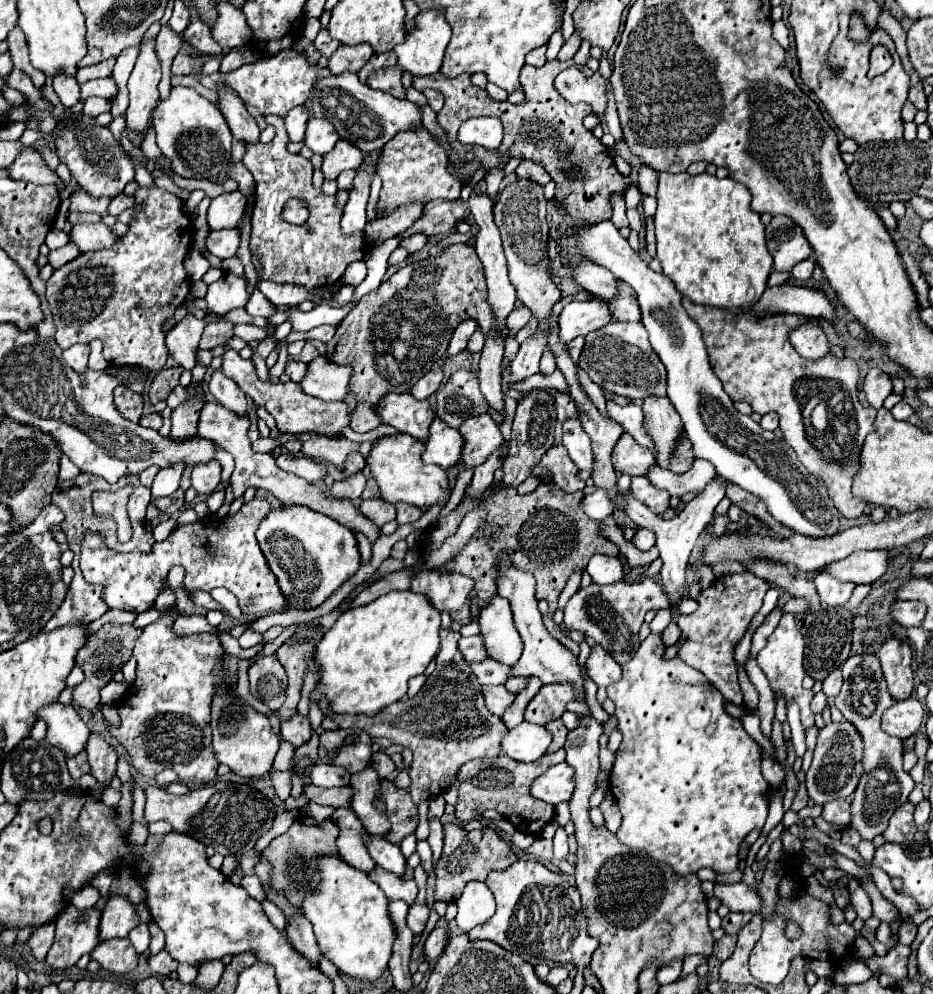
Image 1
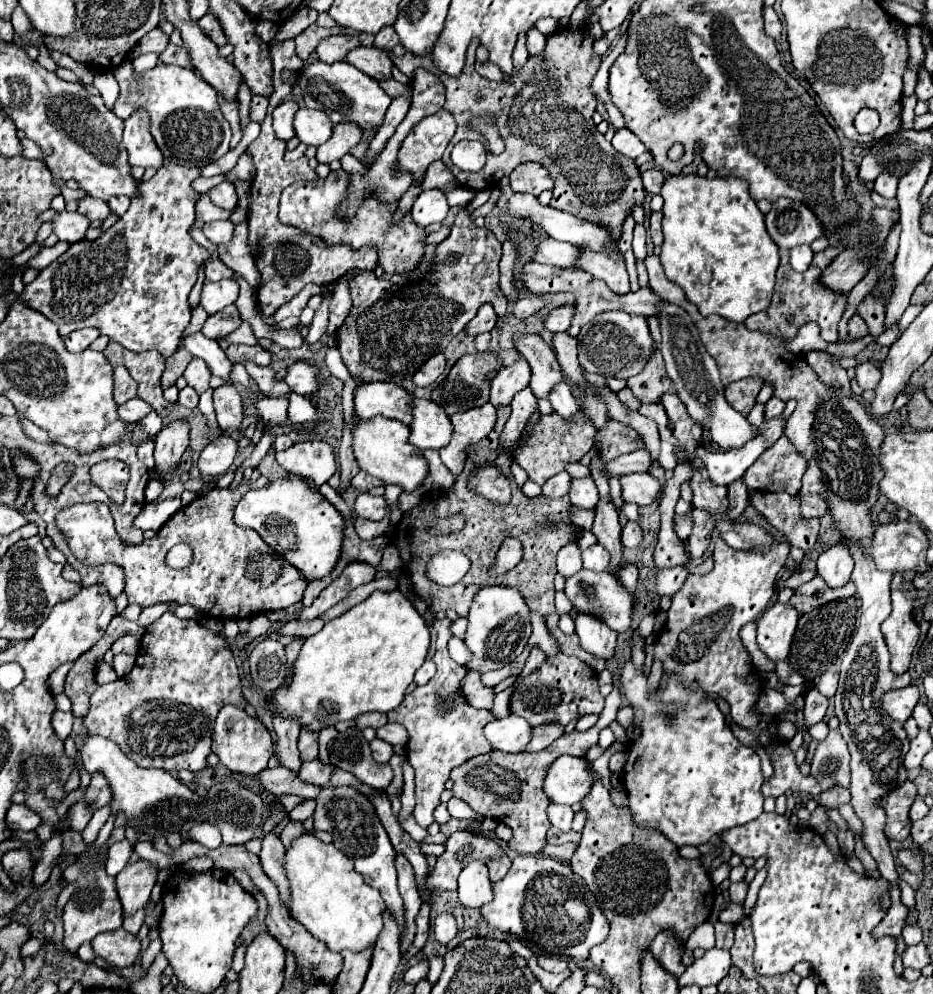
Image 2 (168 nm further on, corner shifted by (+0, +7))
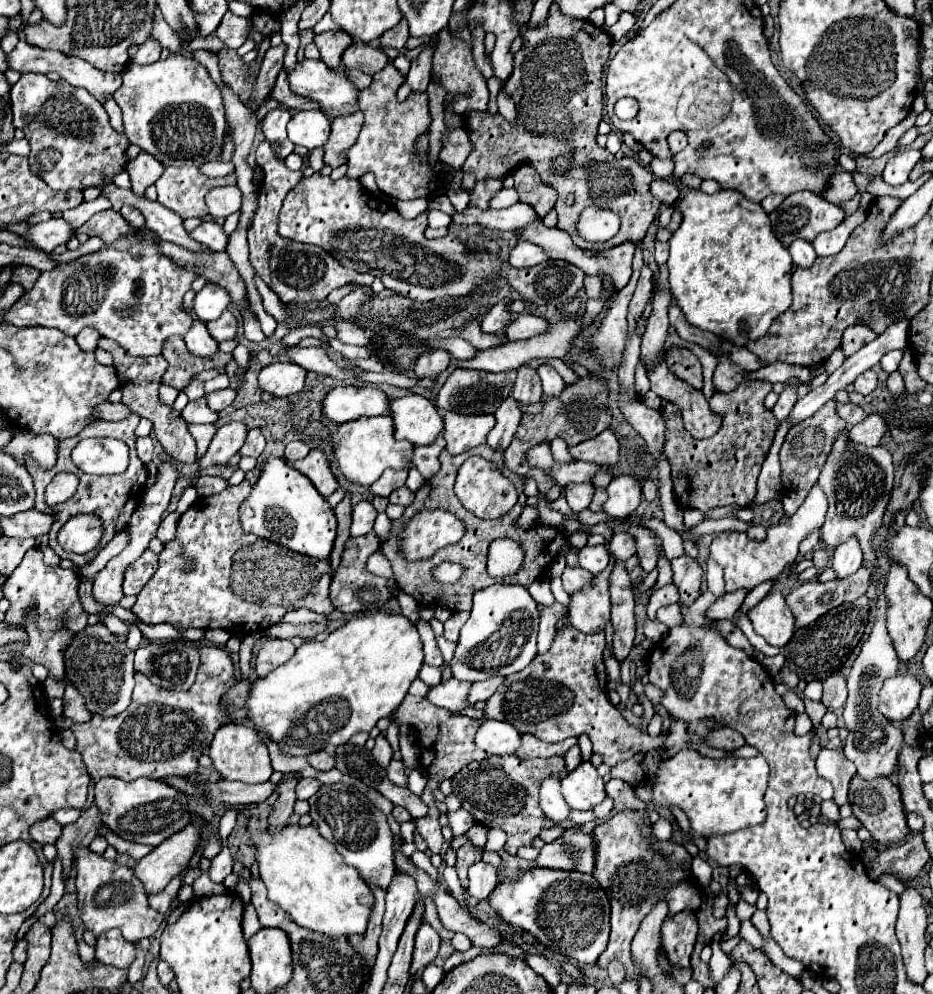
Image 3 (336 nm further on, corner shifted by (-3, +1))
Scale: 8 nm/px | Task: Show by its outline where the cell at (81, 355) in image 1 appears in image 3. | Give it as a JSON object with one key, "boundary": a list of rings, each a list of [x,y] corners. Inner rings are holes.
{"boundary":[[[82,329],[82,331],[76,335],[76,343],[78,343],[80,349],[84,349],[84,351],[96,351],[98,339],[100,339],[100,333],[98,333],[96,329]]]}

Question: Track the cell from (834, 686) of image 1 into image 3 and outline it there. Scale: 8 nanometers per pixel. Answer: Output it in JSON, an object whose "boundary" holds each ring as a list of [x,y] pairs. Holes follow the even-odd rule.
{"boundary":[[[830,675],[826,681],[824,681],[824,695],[822,695],[822,703],[834,711],[838,707],[844,705],[846,701],[846,679],[842,675]]]}

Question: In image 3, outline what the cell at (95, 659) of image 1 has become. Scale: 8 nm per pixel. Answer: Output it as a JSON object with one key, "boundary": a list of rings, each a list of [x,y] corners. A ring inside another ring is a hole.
{"boundary":[[[74,685],[66,687],[64,693],[64,715],[70,717],[74,723],[84,723],[92,717],[92,713],[88,713],[86,705],[84,705],[84,697],[80,697],[80,693],[76,691]]]}

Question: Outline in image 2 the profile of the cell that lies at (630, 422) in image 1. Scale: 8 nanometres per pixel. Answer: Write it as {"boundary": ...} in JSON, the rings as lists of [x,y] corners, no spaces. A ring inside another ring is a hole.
{"boundary":[[[669,443],[661,445],[659,463],[661,463],[661,467],[663,467],[663,469],[675,469],[675,465],[677,465],[677,455],[675,455],[673,445],[669,445]]]}

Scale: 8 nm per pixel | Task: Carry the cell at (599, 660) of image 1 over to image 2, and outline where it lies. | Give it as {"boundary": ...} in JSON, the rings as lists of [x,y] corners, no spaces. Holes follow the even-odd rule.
{"boundary":[[[577,613],[575,617],[575,633],[581,639],[581,647],[585,651],[591,651],[603,659],[613,657],[615,649],[615,639],[617,633],[611,631],[605,621],[591,613]]]}

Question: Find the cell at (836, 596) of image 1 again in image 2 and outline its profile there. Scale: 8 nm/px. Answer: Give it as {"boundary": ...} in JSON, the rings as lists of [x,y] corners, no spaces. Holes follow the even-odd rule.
{"boundary":[[[841,543],[827,547],[817,559],[817,573],[831,587],[843,587],[851,579],[851,571],[853,571],[853,557],[849,553],[849,547],[843,547]]]}

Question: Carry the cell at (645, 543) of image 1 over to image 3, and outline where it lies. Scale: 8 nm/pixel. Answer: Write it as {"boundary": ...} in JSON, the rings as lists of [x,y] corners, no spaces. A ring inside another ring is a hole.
{"boundary":[[[614,533],[610,541],[610,553],[616,561],[626,561],[636,553],[636,543],[632,541],[630,533]]]}

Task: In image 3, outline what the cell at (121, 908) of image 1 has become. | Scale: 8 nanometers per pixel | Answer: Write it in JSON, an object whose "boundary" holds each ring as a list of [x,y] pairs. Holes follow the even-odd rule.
{"boundary":[[[192,821],[136,863],[134,875],[142,881],[148,895],[160,893],[174,875],[180,875],[188,867],[198,841],[198,821]]]}

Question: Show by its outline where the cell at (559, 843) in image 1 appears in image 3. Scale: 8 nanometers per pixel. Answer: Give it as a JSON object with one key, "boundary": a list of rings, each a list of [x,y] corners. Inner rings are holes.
{"boundary":[[[548,777],[544,783],[542,783],[542,789],[540,789],[540,807],[544,811],[544,815],[548,819],[552,819],[554,823],[558,825],[564,825],[570,821],[570,807],[568,803],[564,801],[564,797],[560,795],[560,781],[554,779],[554,777]]]}

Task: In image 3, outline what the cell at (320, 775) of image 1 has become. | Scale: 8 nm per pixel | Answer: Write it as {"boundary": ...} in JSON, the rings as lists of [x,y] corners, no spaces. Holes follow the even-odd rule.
{"boundary":[[[300,779],[298,787],[296,787],[296,795],[298,795],[298,799],[310,799],[320,787],[322,787],[322,783],[318,779]]]}

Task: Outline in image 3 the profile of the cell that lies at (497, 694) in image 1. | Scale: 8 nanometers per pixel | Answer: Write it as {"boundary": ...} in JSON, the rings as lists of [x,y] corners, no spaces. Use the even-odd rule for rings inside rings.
{"boundary":[[[450,679],[446,683],[440,683],[436,687],[430,687],[428,691],[428,699],[438,705],[438,707],[444,707],[448,711],[464,711],[470,707],[468,703],[468,693],[470,693],[470,687],[472,683],[468,681],[456,681],[456,679]]]}

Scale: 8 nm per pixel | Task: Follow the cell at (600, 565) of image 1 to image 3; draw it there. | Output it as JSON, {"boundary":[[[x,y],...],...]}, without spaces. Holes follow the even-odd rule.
{"boundary":[[[604,545],[580,549],[578,559],[580,559],[580,567],[586,569],[586,571],[590,571],[592,575],[602,573],[608,567],[608,563],[610,563],[610,555],[608,555],[608,551],[606,551]]]}

